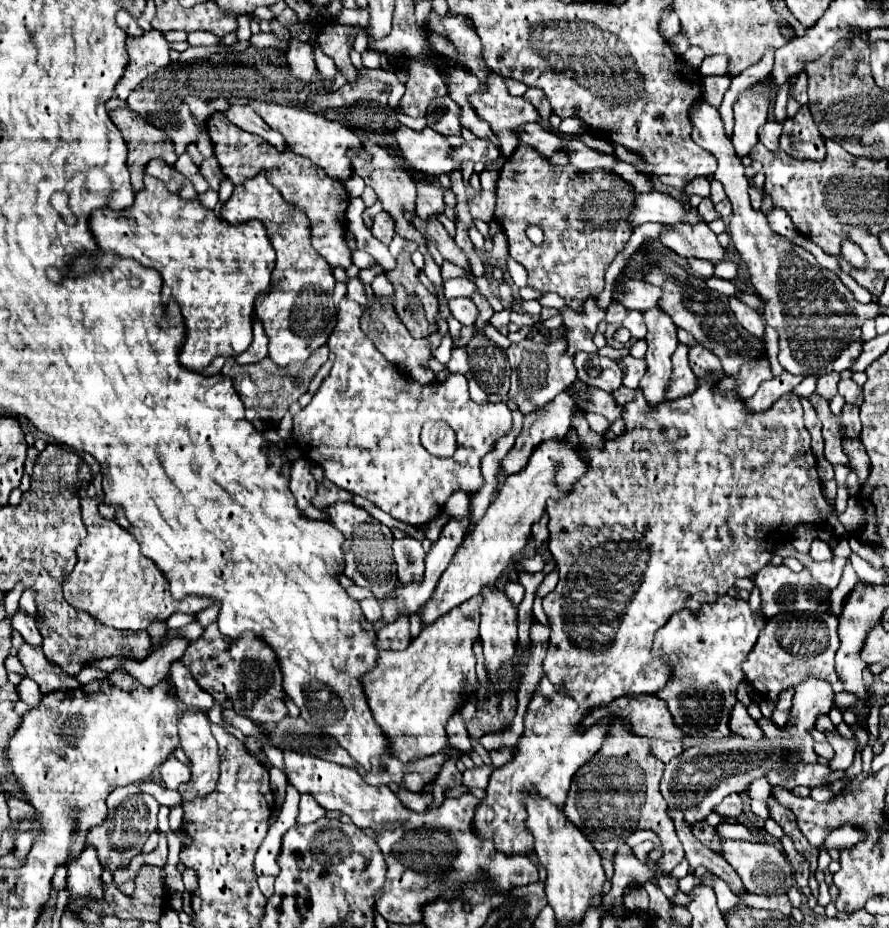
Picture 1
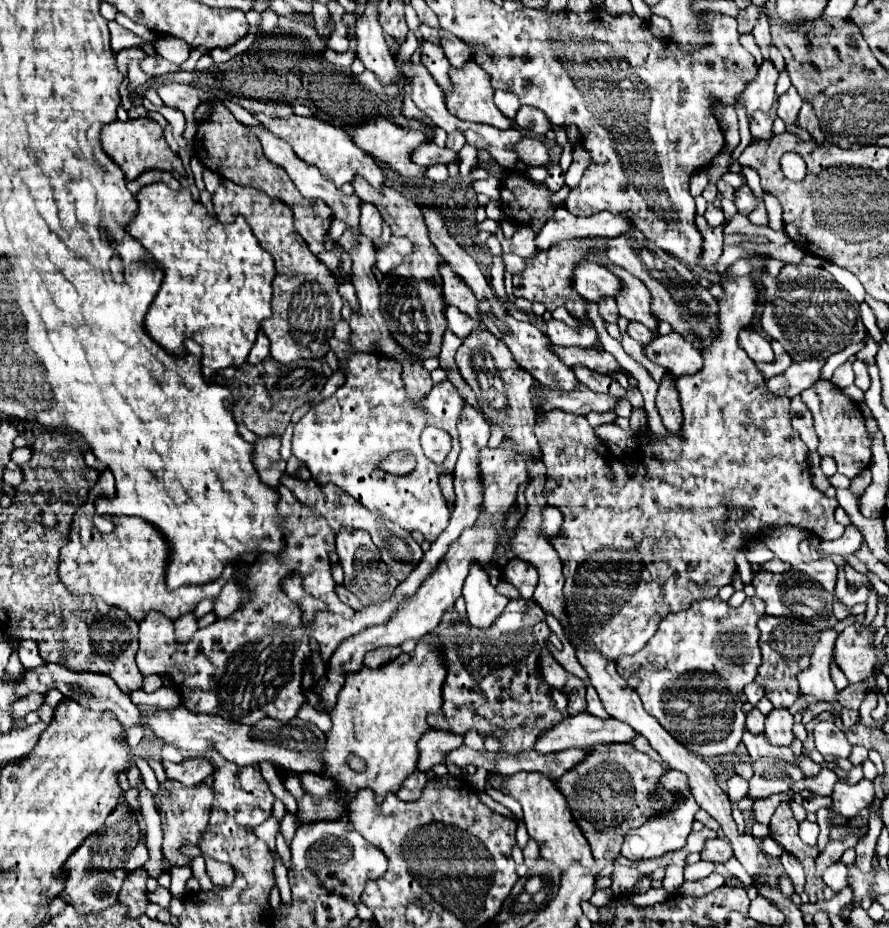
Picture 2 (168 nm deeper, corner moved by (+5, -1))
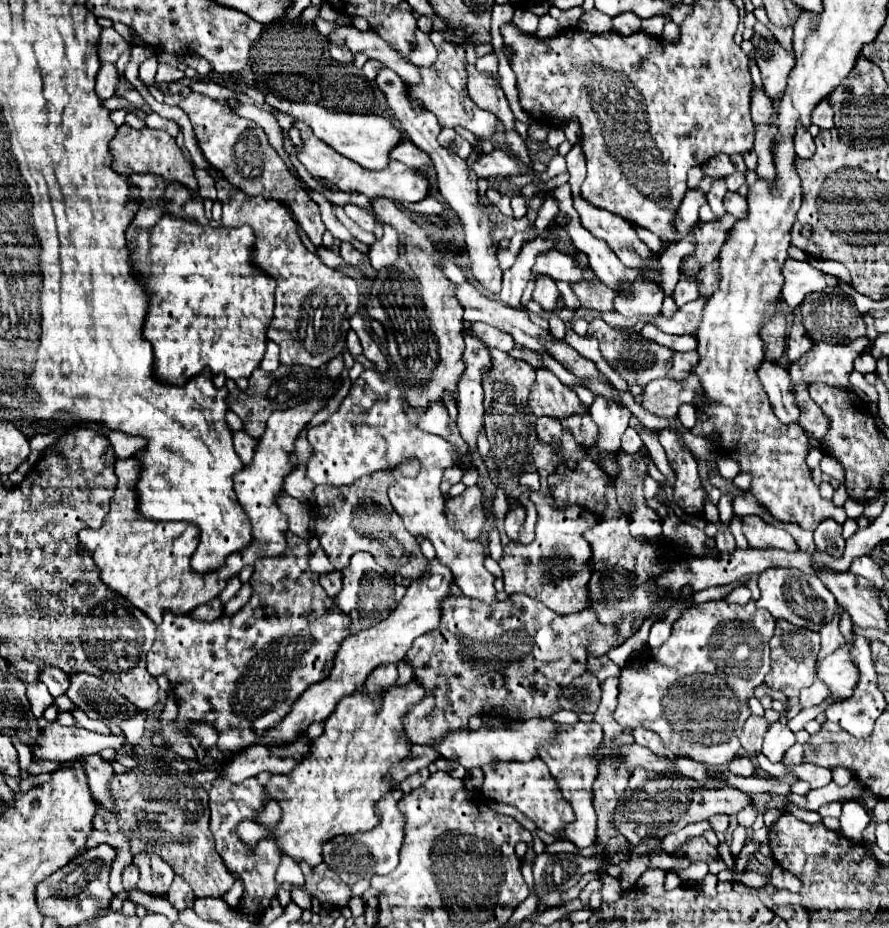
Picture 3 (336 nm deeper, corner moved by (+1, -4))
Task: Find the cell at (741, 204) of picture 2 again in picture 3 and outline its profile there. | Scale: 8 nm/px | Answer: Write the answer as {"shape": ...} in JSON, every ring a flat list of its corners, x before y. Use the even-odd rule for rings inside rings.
{"shape":[[726,192,724,196,724,206,726,206,726,212,736,216,736,218,744,218,748,214,748,204,746,204,746,198,740,196,738,192]]}

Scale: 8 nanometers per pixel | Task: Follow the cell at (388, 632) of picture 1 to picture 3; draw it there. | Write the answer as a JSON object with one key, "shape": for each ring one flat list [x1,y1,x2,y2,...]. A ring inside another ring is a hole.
{"shape":[[384,664,384,666,378,666,370,676,368,676,368,682,366,682,366,690,368,694,372,694,372,698,376,698,376,694,380,694,378,690,386,690,388,686,394,686,396,684,396,678,398,678,398,670,394,664]]}

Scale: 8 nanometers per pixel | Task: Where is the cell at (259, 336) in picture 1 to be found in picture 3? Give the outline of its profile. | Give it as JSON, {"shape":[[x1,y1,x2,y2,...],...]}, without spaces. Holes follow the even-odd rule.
{"shape":[[268,342,266,356,264,356,264,360,262,360,260,368,262,368,262,370,266,370,266,372,272,372,272,370,276,370,278,366,280,366,280,360,278,360,278,346,276,346,274,342]]}

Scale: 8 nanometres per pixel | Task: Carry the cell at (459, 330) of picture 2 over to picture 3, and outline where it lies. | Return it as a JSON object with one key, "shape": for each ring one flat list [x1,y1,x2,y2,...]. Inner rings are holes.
{"shape":[[484,322,470,324,470,332,472,332,476,338,480,338,488,348,498,348,498,350,510,352,510,350,516,346,514,338,512,338,508,332,504,332,504,330,500,330,500,328,494,328,494,326,490,326,490,324,484,324]]}

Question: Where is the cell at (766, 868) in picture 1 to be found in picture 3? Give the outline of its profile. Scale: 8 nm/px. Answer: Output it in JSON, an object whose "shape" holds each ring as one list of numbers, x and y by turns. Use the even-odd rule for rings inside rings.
{"shape":[[688,838,684,846,680,846,676,852,672,852,674,856,686,856,690,858,690,862,710,862,716,858,716,848,710,846,706,842,706,838]]}

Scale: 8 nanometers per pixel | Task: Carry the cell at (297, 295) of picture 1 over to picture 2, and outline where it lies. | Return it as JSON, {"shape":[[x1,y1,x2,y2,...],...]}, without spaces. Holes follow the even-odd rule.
{"shape":[[222,179,212,197,220,223,232,223,242,215,252,227,260,245,274,257,276,277,272,293,272,317,262,323,262,331,270,339,270,355,278,363,294,363,302,359,320,359,326,355,334,325,340,321,342,297,336,289,336,277,318,261,292,221,292,209,280,199,264,195,254,187,242,187]]}

